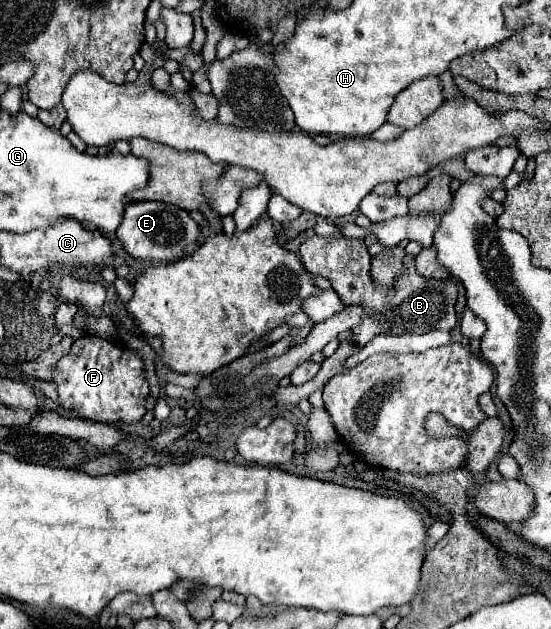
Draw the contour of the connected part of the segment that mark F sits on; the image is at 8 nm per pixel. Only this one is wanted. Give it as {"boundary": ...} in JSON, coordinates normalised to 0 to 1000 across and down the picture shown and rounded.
{"boundary":[[[149,533],[131,545],[123,564],[116,564],[94,596],[109,644],[138,663],[185,669],[185,672],[247,672],[265,657],[265,631],[272,612],[261,596],[258,568],[211,542],[181,539],[174,533]]]}

